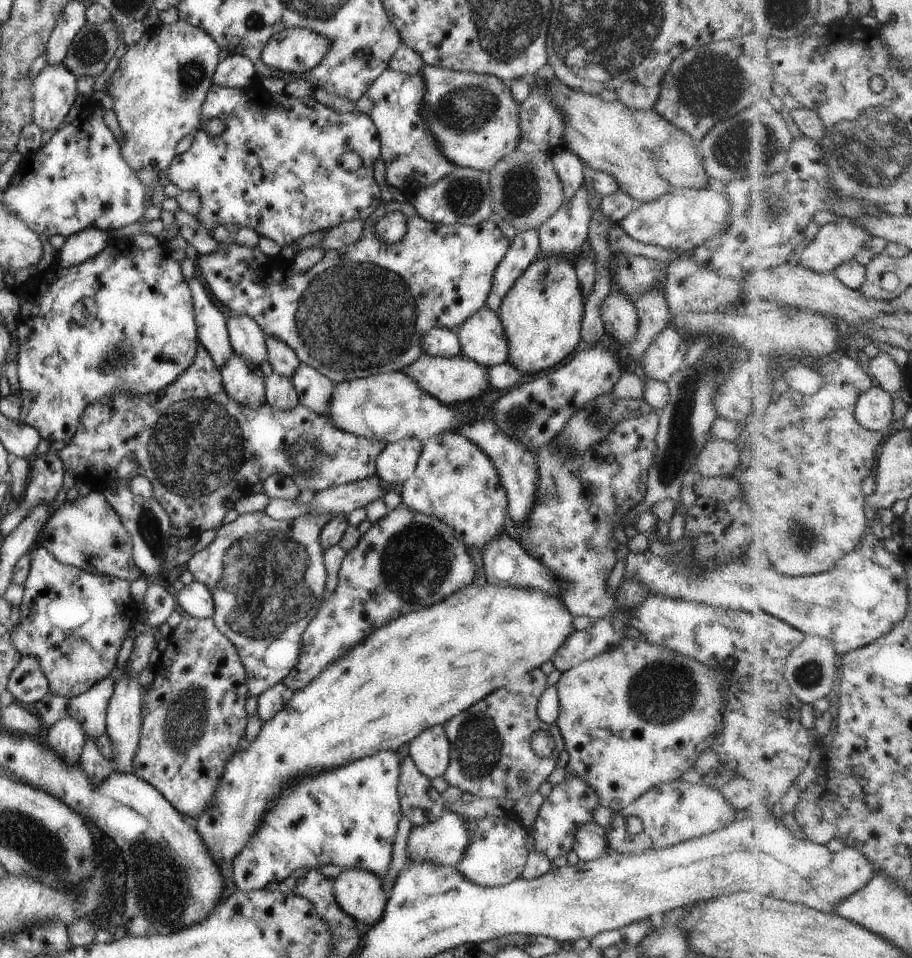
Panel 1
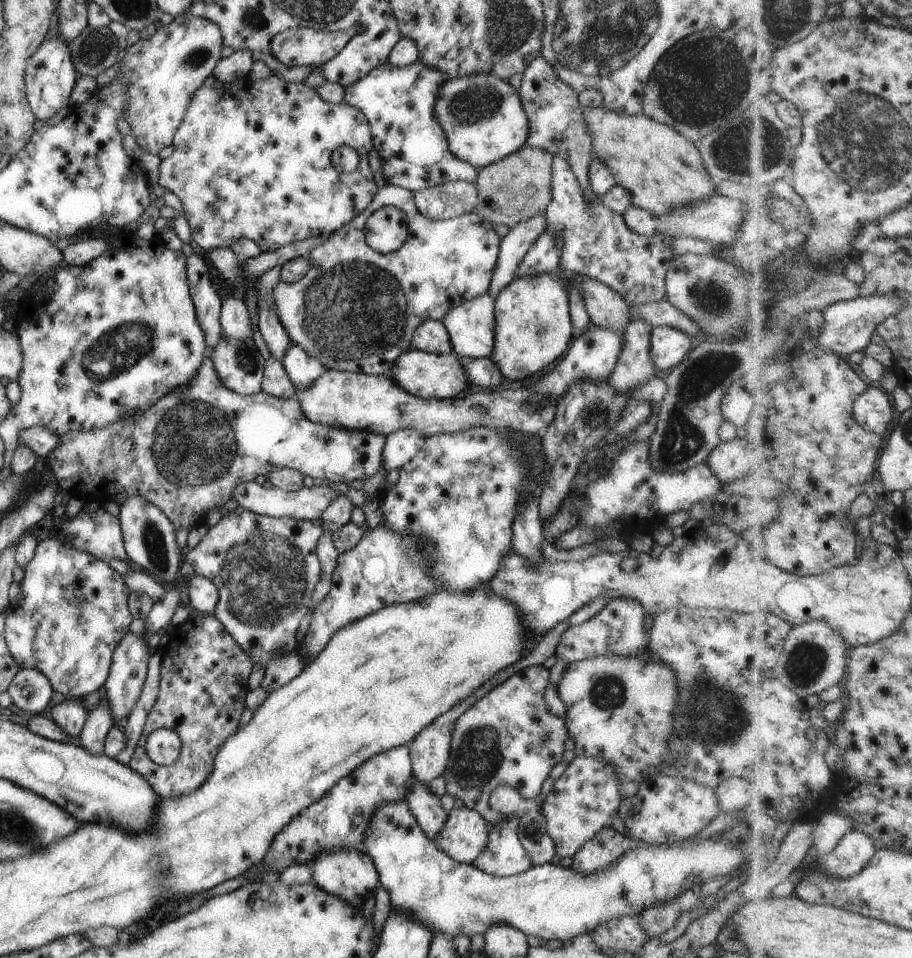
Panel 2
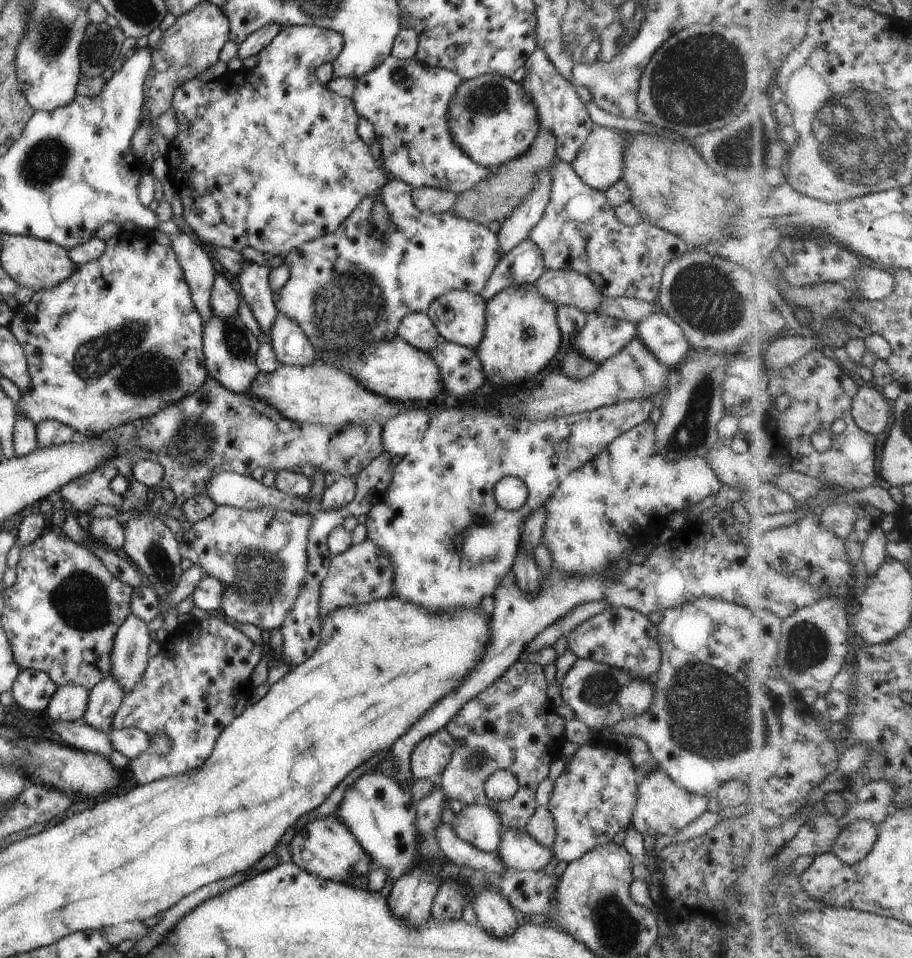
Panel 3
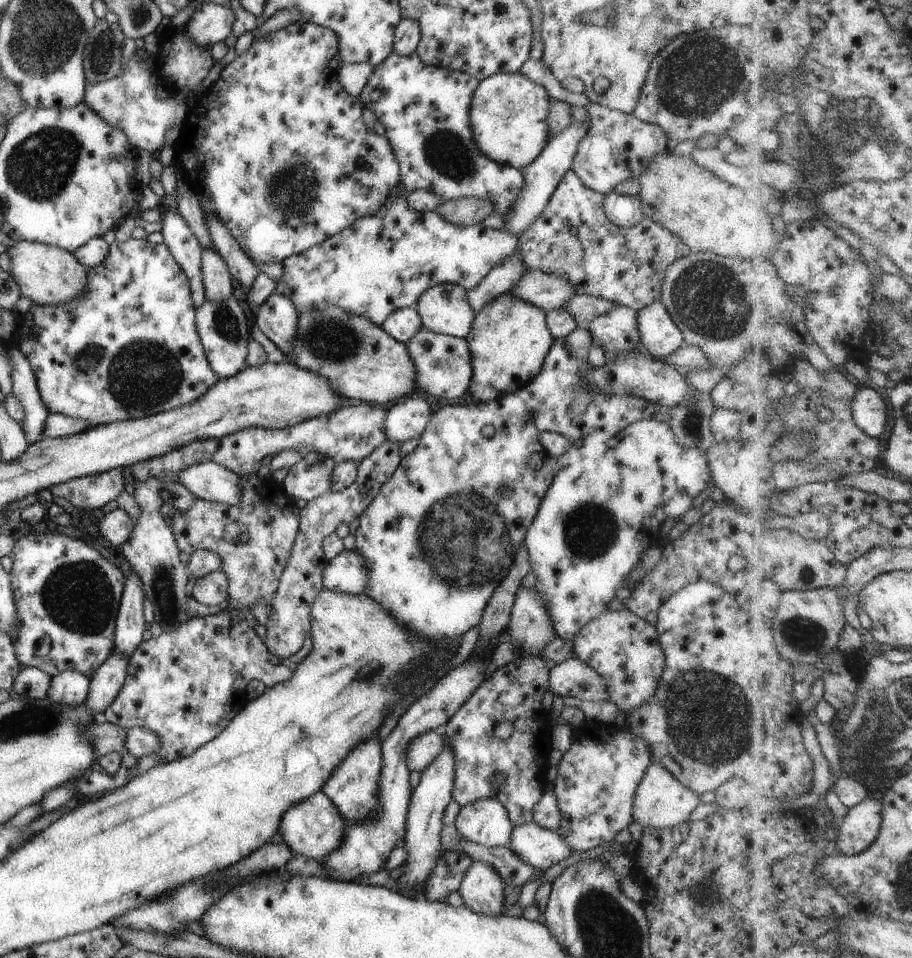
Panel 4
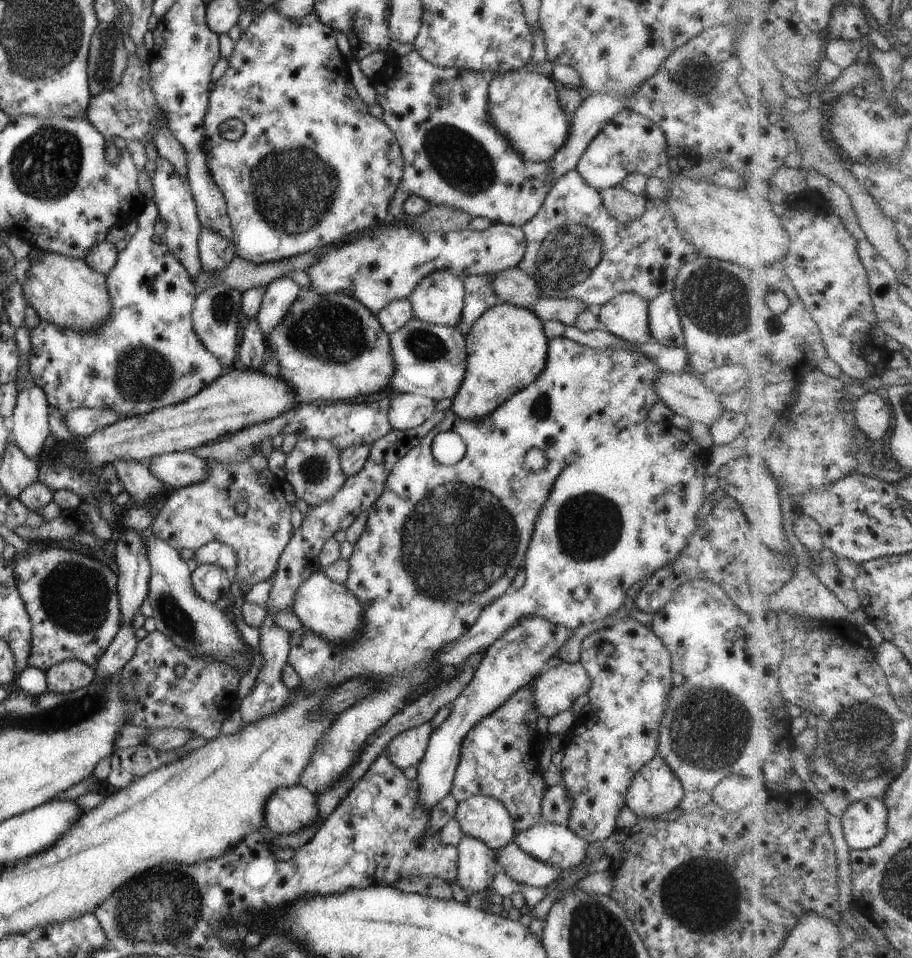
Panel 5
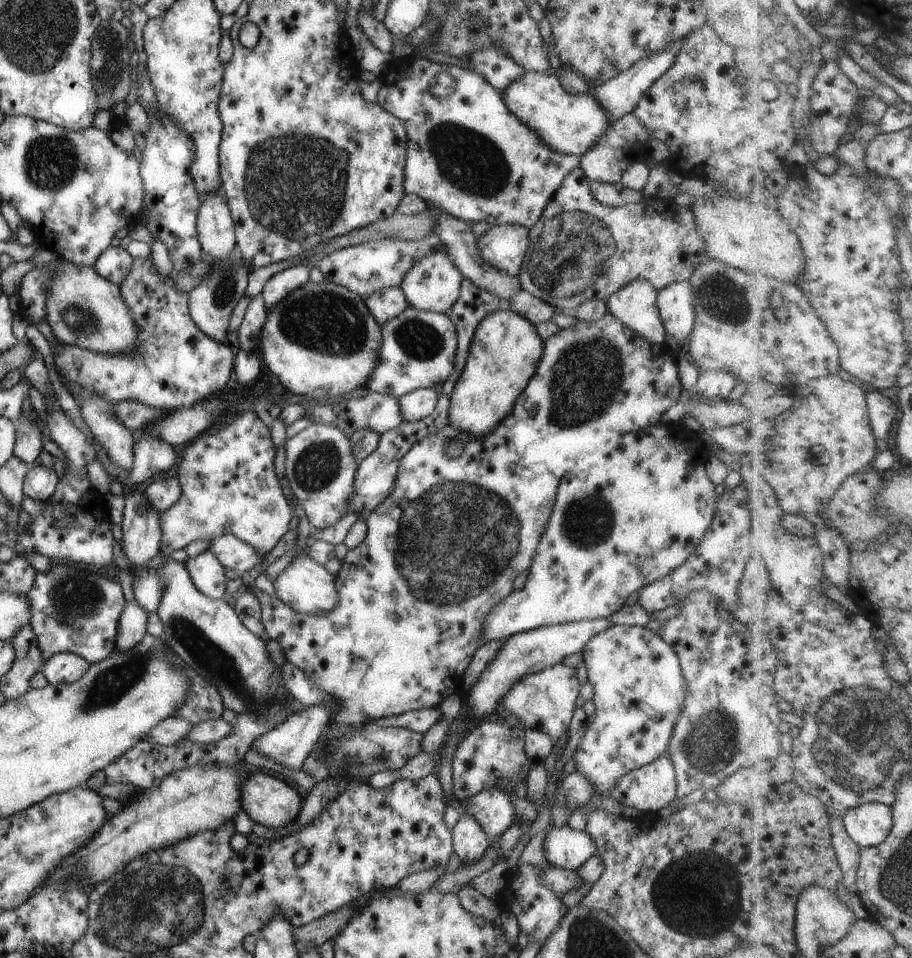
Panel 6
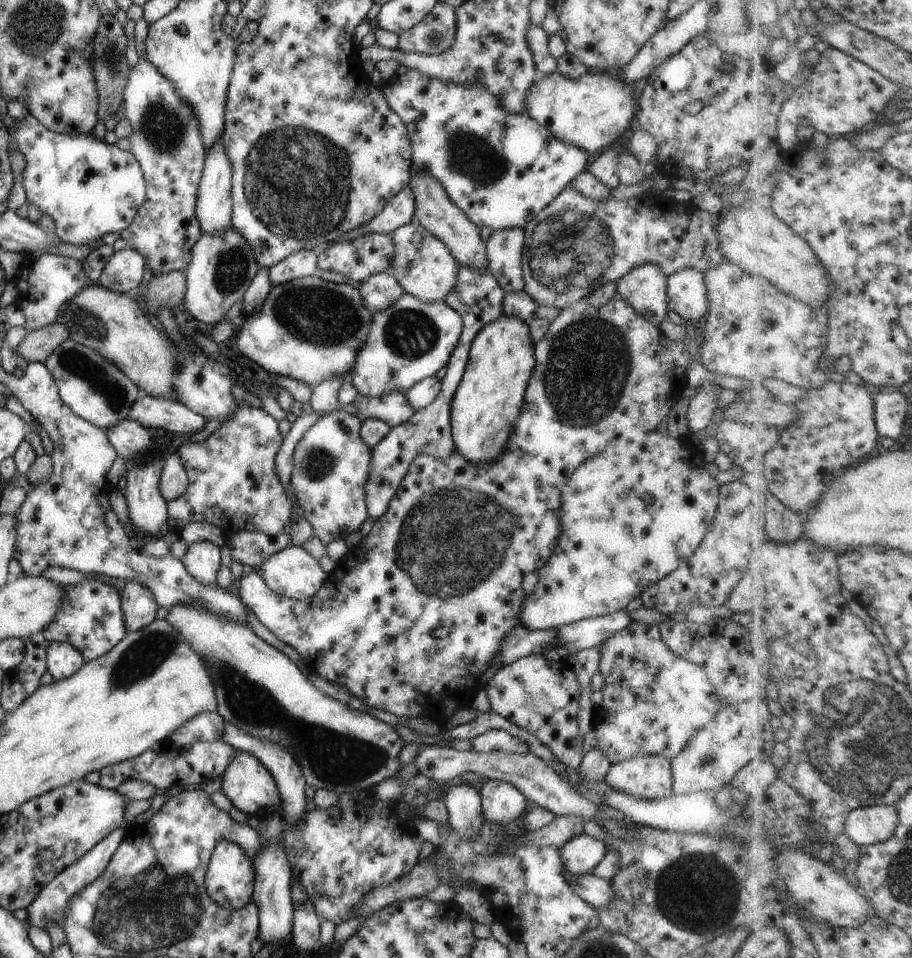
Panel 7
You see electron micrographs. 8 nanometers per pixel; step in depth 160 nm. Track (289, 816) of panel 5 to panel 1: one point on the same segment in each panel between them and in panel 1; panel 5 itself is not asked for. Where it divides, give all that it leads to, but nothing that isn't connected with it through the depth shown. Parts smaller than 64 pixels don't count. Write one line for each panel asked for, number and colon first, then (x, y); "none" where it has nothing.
1: (357, 892)
2: (349, 875)
3: (324, 847)
4: (313, 828)

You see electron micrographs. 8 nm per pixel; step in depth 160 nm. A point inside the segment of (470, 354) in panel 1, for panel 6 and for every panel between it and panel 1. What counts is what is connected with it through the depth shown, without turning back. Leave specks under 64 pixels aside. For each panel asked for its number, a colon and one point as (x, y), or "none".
2: (470, 325)
3: (458, 316)
4: (444, 308)
5: (437, 298)
6: (432, 284)

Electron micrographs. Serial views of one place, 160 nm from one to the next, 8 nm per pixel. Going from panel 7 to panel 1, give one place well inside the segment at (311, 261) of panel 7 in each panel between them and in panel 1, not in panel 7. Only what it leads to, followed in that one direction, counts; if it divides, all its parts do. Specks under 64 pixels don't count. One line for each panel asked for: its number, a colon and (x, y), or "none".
1: (314, 391)
2: (302, 369)
3: (291, 347)
4: (276, 317)
5: (280, 293)
6: (280, 284)

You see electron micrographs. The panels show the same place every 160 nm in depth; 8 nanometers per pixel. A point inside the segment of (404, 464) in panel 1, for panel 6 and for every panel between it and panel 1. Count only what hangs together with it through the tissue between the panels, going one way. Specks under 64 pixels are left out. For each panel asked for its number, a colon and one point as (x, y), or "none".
2: (399, 447)
3: (402, 431)
4: (408, 416)
5: (406, 410)
6: (413, 406)

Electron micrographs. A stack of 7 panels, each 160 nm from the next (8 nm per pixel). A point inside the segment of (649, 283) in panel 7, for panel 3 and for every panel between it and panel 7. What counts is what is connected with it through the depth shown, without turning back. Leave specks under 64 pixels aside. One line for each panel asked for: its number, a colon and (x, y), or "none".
3: (602, 336)
4: (616, 331)
5: (625, 315)
6: (633, 305)

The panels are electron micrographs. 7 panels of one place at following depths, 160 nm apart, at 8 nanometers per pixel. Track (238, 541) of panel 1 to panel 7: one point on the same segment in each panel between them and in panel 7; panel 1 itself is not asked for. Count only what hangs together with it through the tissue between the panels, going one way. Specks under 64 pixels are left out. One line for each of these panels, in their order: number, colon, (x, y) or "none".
2: (265, 568)
3: (259, 556)
4: (253, 563)
5: (190, 516)
6: (227, 484)
7: (231, 484)

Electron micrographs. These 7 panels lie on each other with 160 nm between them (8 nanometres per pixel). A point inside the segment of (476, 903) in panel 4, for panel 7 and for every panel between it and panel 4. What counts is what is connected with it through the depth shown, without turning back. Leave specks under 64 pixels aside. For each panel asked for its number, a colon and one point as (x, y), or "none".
5: (476, 866)
6: (469, 841)
7: (462, 802)

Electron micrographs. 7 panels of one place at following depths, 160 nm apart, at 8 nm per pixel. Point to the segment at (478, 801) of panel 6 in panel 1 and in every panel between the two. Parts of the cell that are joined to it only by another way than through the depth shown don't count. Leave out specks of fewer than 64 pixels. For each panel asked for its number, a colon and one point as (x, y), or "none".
1: (442, 841)
2: (463, 834)
3: (478, 825)
4: (483, 821)
5: (482, 817)

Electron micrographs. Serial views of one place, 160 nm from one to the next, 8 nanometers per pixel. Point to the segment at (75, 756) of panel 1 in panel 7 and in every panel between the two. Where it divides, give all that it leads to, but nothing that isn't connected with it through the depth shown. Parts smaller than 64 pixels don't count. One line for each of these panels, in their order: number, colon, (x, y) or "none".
2: (69, 714)
3: (68, 703)
4: (69, 688)
5: (67, 675)
6: (62, 668)
7: (62, 660)

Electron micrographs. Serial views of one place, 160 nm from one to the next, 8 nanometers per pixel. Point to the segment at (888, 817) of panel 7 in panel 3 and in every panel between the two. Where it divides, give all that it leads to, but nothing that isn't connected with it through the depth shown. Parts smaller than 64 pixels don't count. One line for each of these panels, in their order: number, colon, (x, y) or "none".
3: (856, 841)
4: (860, 827)
5: (864, 824)
6: (870, 824)

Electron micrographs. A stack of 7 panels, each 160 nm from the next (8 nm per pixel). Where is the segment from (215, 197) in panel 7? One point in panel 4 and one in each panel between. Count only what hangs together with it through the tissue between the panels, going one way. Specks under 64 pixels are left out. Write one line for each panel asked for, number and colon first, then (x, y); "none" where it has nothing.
4: (216, 279)
5: (214, 252)
6: (214, 227)

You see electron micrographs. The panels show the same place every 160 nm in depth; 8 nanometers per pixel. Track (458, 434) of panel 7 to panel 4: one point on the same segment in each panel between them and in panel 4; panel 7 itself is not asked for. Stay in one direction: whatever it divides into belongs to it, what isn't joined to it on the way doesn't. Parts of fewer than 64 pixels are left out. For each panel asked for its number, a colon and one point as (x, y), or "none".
4: (508, 338)
5: (505, 346)
6: (504, 350)

